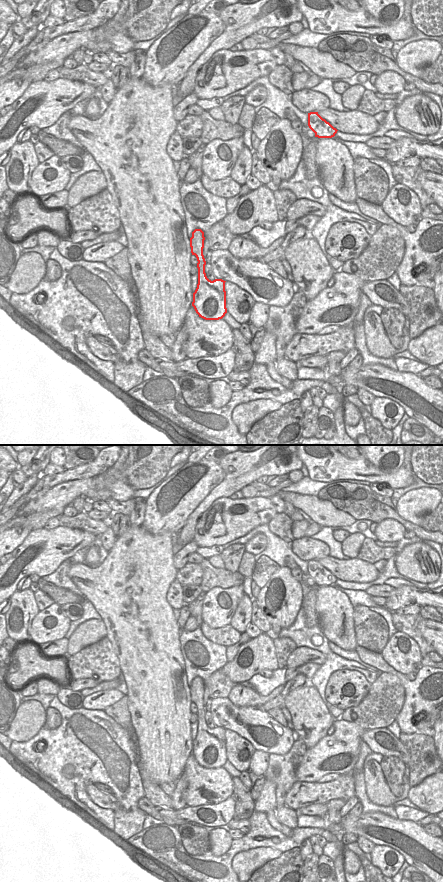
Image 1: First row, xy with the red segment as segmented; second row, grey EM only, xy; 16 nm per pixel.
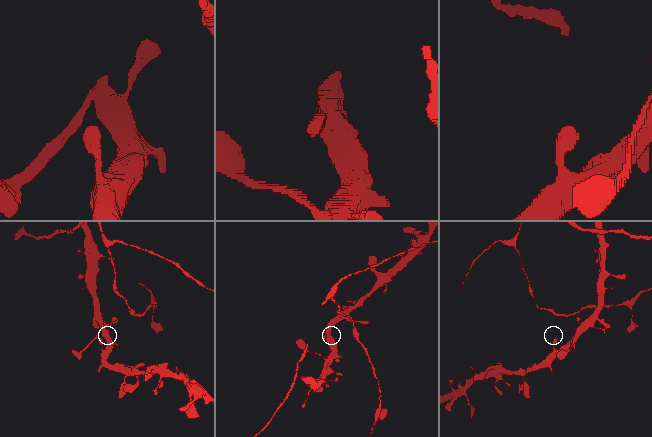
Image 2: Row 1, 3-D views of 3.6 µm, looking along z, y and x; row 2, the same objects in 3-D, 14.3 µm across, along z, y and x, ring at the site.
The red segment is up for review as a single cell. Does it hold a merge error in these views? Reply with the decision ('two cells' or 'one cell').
one cell

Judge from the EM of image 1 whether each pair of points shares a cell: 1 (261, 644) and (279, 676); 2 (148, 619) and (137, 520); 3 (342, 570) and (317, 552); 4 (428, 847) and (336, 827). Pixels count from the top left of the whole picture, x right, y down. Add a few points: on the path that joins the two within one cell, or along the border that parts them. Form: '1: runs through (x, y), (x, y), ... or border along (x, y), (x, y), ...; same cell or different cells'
1: border along (278, 668), (273, 671); different cells
2: border along (131, 523), (140, 526); different cells
3: border along (328, 555), (317, 559); different cells
4: border along (341, 818), (341, 828), (344, 832); different cells

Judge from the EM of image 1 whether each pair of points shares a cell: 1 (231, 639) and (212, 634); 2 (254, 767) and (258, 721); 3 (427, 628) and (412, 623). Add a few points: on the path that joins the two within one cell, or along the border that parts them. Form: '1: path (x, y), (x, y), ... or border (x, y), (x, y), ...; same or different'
1: path (226, 636), (217, 636); same
2: border (256, 749), (263, 750), (268, 754); different
3: border (422, 619), (418, 628), (430, 645); different

